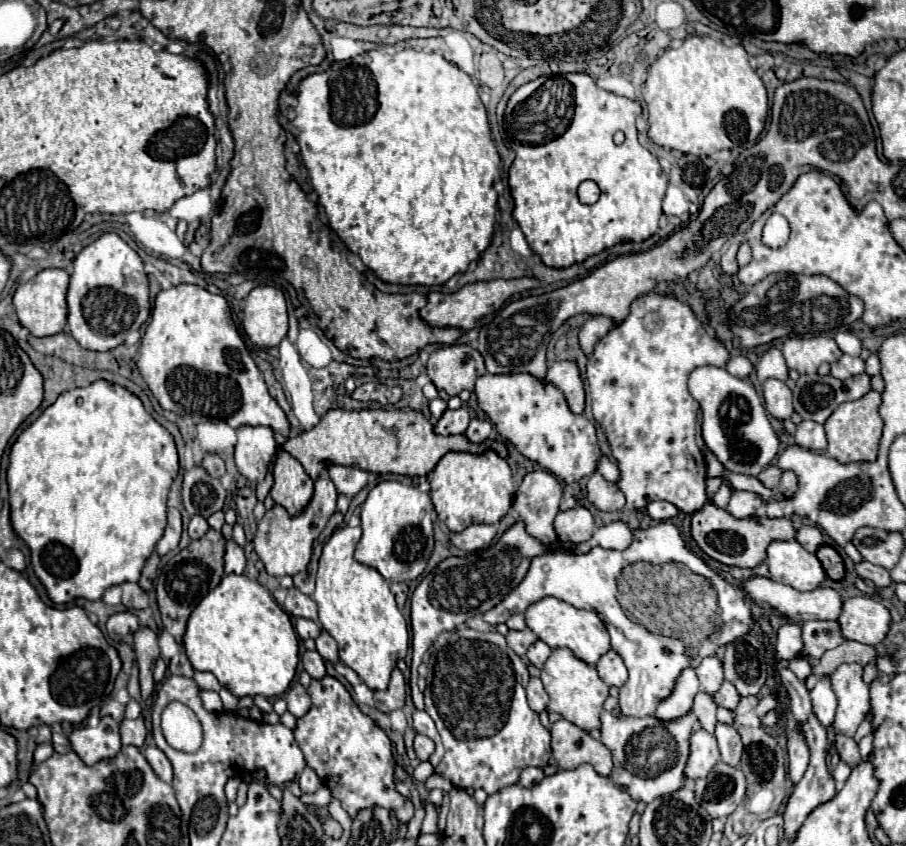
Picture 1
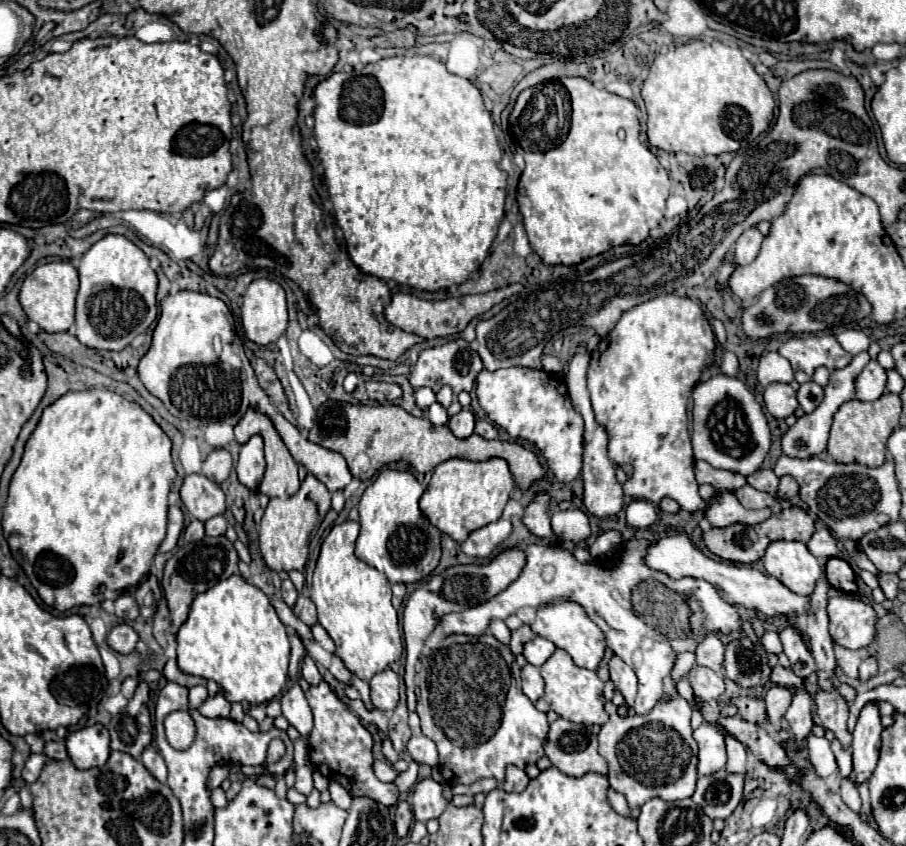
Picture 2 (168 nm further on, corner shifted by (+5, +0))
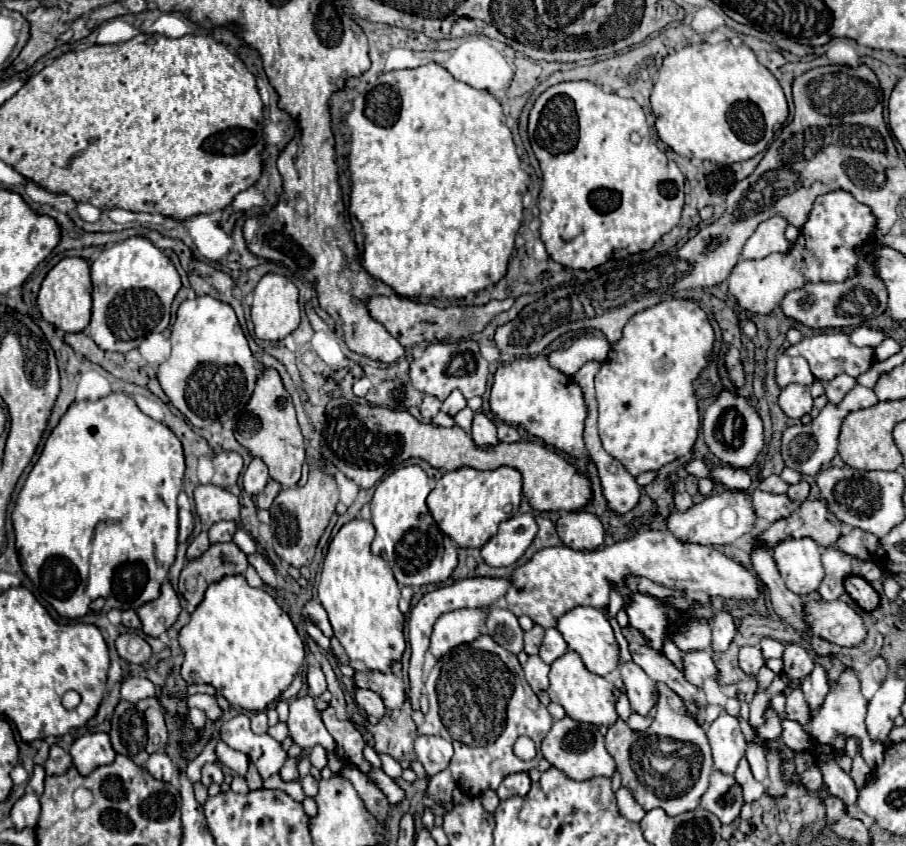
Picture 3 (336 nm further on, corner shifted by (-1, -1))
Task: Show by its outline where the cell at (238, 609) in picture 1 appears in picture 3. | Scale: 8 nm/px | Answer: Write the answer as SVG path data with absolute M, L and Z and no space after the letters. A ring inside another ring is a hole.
M223 576L223 580L207 588L205 598L191 614L189 624L181 628L179 644L185 656L181 666L181 676L185 682L211 684L227 698L231 706L239 706L251 712L261 712L273 700L277 700L281 692L299 674L305 658L303 640L297 634L291 618L279 608L273 596L269 596L263 588L249 586L245 576Z

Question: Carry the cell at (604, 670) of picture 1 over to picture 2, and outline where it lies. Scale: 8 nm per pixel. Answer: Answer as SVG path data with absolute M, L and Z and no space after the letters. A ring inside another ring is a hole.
M615 655L609 659L609 671L611 671L611 681L623 693L625 701L631 705L633 699L635 699L635 693L637 693L637 675L635 675L635 671Z

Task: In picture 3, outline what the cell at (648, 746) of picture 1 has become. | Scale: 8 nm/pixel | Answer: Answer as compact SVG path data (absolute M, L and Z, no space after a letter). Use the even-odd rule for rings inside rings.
M665 684L659 686L659 706L653 724L643 732L635 732L619 718L609 726L605 746L617 762L623 786L633 792L635 800L645 810L663 808L667 816L679 816L699 806L699 800L709 786L709 774L713 772L709 740L705 728Z

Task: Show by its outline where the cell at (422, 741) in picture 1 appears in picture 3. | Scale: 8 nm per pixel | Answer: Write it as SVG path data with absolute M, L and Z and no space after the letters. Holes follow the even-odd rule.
M417 736L415 754L417 754L417 760L425 766L427 774L433 776L449 766L453 748L449 740L443 740L439 736Z

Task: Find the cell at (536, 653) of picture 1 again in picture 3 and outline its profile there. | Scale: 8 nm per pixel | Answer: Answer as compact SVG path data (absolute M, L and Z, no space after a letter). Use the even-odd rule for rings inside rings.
M547 628L545 630L545 638L543 638L543 644L541 644L541 650L539 650L539 656L545 664L551 664L555 662L559 656L563 656L567 652L567 642L563 640L561 632L557 628Z

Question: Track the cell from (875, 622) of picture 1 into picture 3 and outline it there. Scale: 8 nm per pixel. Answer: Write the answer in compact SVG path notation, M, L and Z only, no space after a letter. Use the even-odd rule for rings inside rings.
M805 600L803 620L813 636L837 646L857 646L867 636L861 616L843 600Z

